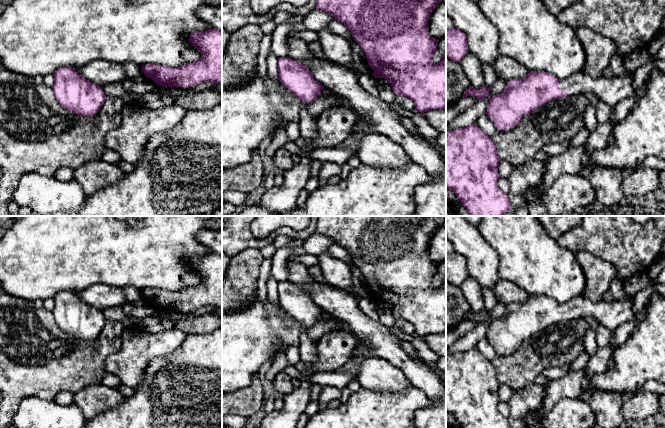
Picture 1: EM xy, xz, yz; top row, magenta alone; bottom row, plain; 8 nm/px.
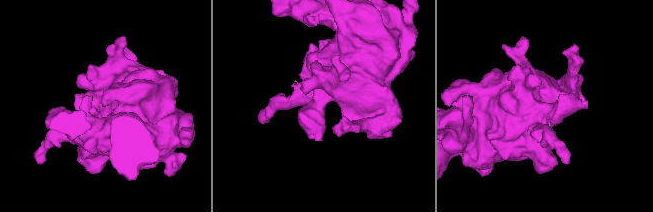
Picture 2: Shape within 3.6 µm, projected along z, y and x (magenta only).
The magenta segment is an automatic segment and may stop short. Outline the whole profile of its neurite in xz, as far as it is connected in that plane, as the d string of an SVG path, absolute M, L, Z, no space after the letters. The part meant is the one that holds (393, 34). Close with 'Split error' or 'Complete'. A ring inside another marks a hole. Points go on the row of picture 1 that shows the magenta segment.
M317 0L316 8L331 14L335 20L343 23L349 30L366 54L368 64L374 70L372 75L375 78L385 78L391 83L392 90L395 94L406 96L415 103L415 110L421 113L436 109L446 109L446 57L438 64L432 61L434 53L437 51L439 40L433 38L428 30L428 20L431 12L442 0Z. Complete

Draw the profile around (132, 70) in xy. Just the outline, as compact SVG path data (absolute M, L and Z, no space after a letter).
M132 62L122 64L128 77L138 78L142 75L142 68Z

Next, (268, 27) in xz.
M268 21L259 25L264 34L272 34L276 28L276 24L273 21Z

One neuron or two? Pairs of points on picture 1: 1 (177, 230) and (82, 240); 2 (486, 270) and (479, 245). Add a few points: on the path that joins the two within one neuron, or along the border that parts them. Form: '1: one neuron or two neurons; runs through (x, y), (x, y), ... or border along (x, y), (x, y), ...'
1: one neuron; runs through (153, 240), (106, 240)
2: one neuron; runs through (484, 264), (479, 251)

